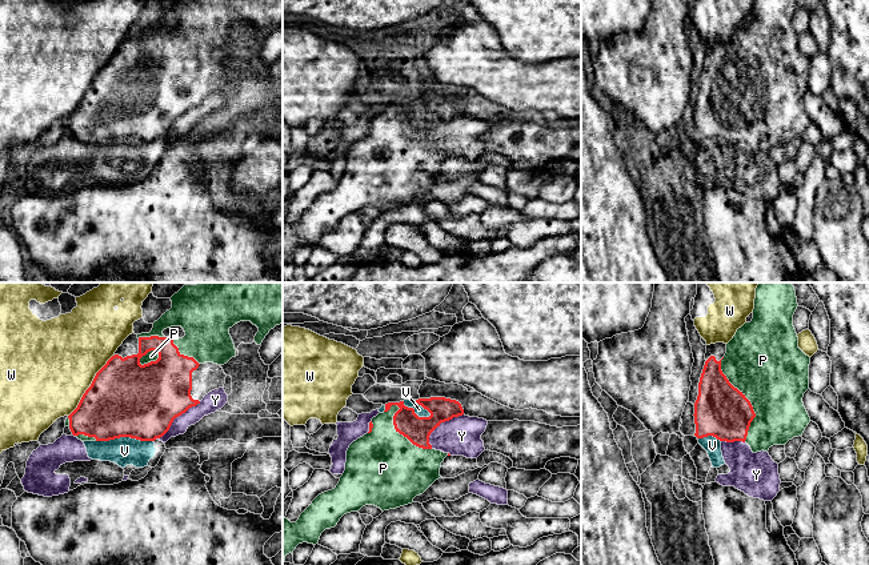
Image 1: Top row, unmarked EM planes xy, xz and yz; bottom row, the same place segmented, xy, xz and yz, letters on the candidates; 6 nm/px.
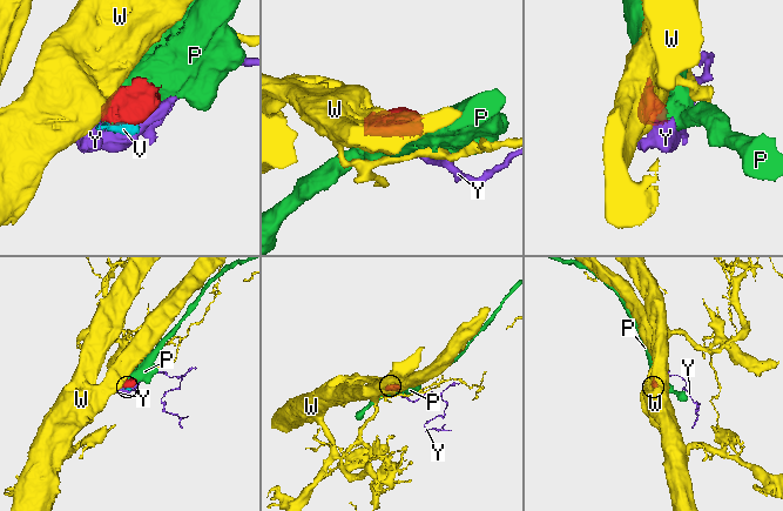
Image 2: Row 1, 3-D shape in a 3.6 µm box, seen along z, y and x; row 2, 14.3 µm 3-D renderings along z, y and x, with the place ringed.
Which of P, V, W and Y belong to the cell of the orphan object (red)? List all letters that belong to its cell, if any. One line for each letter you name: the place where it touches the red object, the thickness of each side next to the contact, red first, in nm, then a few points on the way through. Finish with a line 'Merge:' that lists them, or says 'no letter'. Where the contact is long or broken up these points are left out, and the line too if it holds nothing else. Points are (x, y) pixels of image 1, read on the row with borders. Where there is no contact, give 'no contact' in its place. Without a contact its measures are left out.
P: meets red in yz at (748, 400); 320 nm thick on the red side, 440 nm on the other
Merge: P

